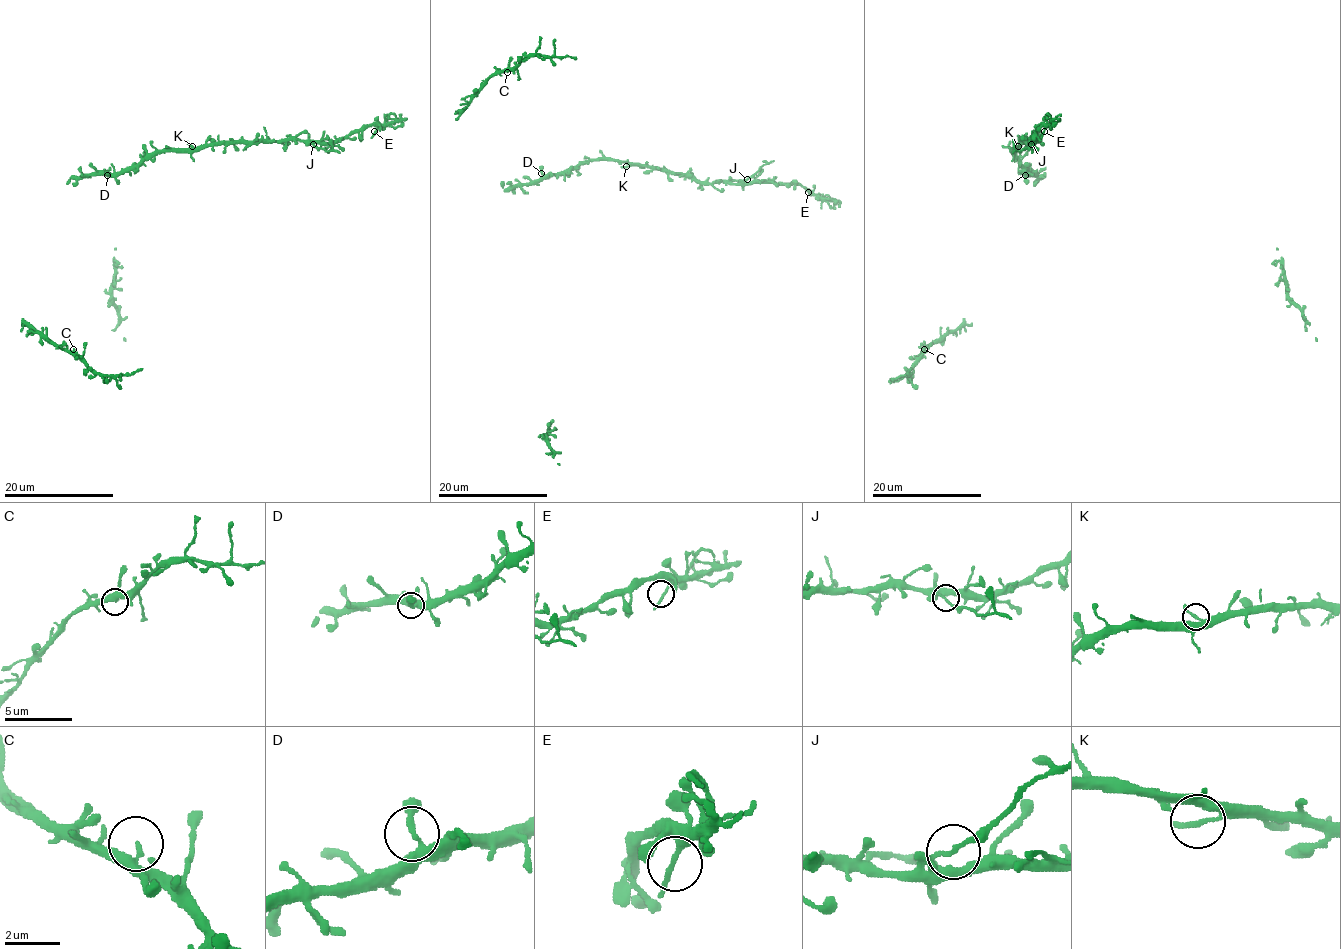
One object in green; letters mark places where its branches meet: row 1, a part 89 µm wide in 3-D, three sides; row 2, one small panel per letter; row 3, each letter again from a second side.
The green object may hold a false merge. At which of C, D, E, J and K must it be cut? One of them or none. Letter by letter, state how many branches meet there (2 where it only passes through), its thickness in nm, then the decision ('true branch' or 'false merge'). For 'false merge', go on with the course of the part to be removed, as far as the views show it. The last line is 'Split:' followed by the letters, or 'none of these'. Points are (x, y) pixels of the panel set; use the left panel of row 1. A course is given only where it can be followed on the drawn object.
C: branches 2; calibre 180 nm; true branch
D: branches 2; calibre 260 nm; true branch
E: branches 2; calibre 170 nm; true branch
J: branches 2; calibre 150 nm; false merge; course (312, 143), (332, 150), (330, 139)
K: branches 1; calibre 240 nm; true branch
Split: J

